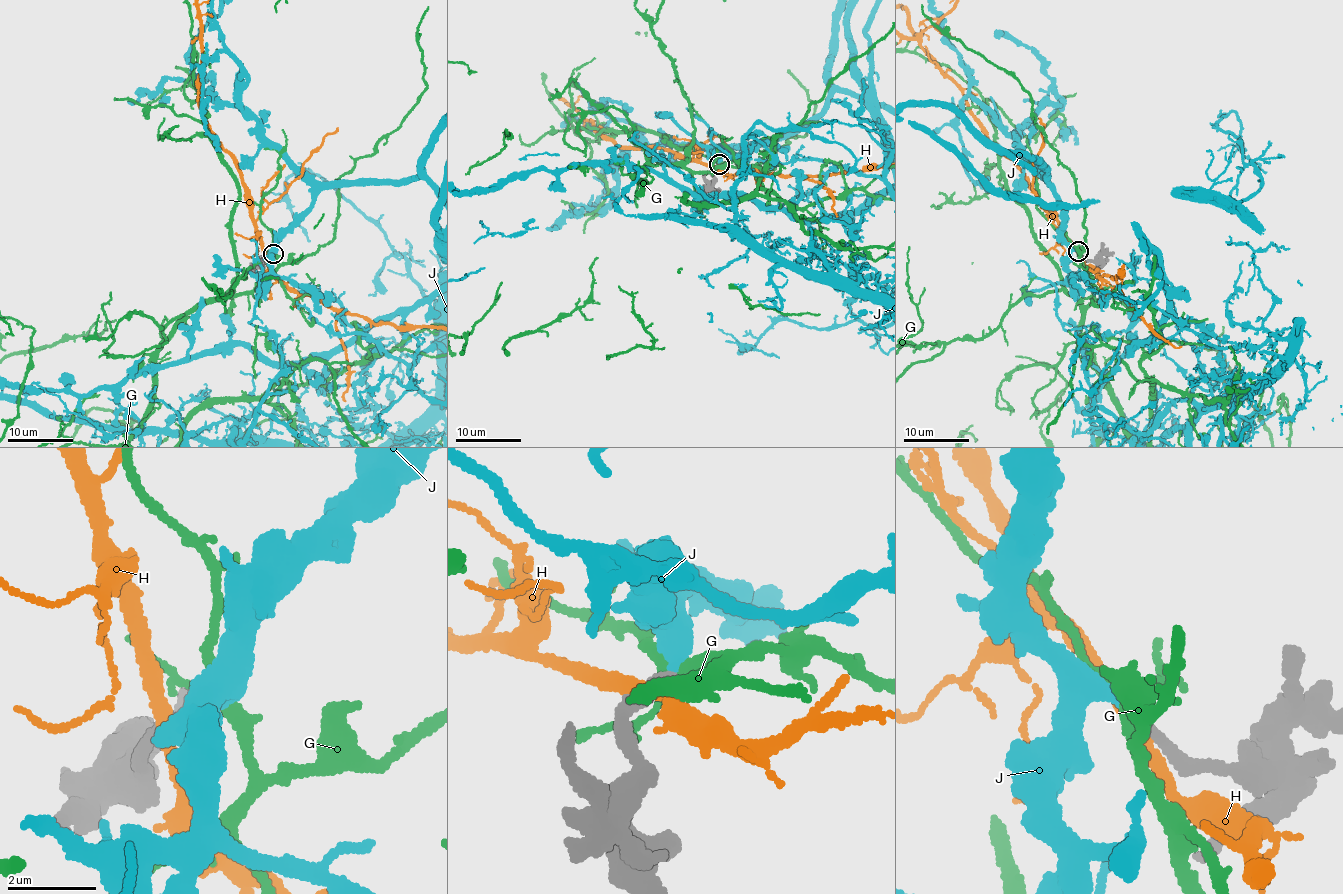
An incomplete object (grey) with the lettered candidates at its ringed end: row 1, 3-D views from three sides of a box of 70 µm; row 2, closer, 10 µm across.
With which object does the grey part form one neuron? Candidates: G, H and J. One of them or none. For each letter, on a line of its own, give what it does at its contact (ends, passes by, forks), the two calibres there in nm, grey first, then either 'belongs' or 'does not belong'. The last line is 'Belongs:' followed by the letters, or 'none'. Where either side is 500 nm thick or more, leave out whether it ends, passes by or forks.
G: it forks; calibres 320 and 280 nm; does not belong
H: it passes by; calibres 280 and 320 nm; does not belong
J: it ends; calibres 320 and 360 nm; belongs
Belongs: J

